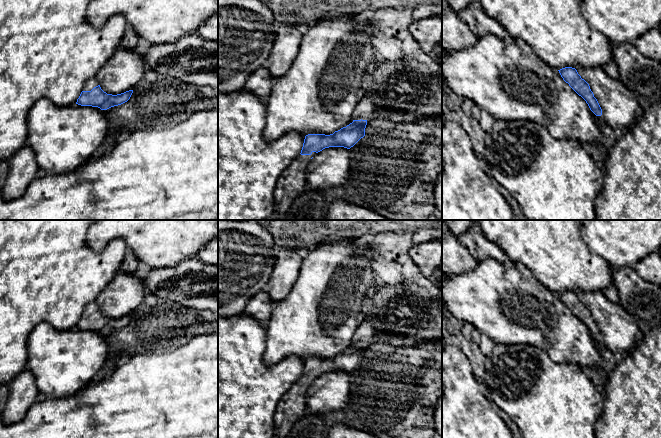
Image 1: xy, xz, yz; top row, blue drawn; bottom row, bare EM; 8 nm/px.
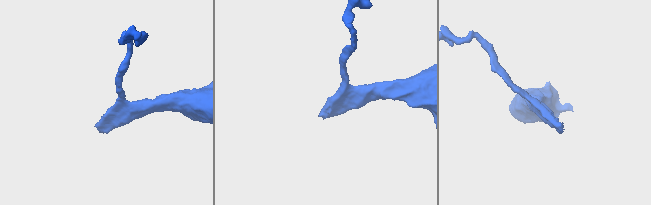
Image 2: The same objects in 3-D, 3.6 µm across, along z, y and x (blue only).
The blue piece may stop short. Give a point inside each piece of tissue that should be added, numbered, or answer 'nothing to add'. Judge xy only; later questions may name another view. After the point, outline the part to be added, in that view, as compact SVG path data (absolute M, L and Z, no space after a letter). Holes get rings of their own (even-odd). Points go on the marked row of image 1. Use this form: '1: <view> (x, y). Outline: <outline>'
1: xy (92, 82). Outline: M95 77L88 79L83 87L83 91L91 91L94 87L98 86L99 83Z

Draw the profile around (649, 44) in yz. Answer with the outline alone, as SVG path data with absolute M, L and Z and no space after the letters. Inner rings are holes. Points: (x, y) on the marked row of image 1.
M653 29L640 36L634 43L646 57L661 62L661 30Z

